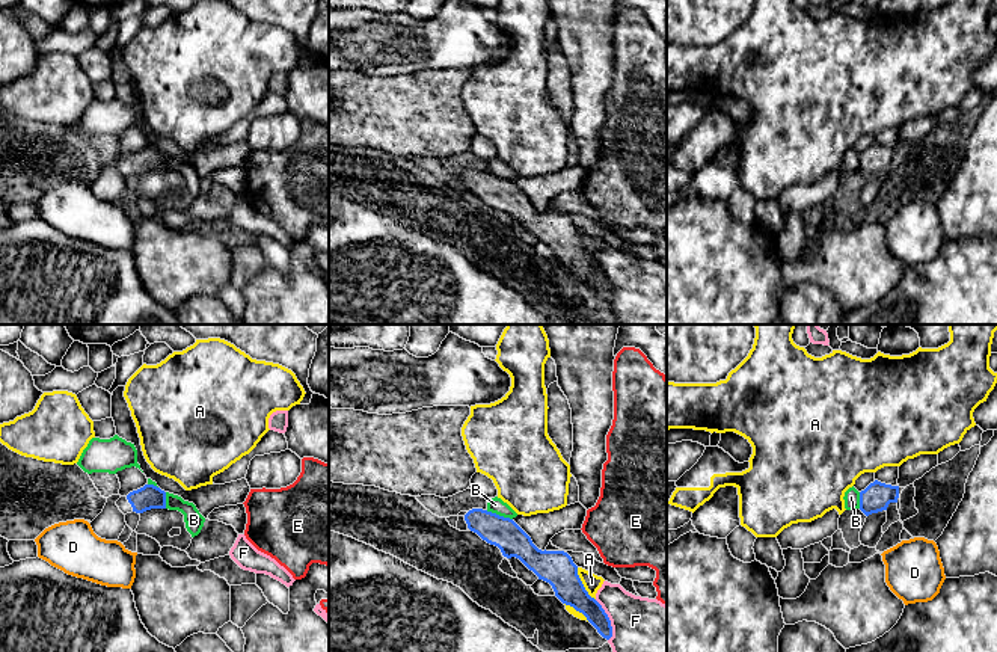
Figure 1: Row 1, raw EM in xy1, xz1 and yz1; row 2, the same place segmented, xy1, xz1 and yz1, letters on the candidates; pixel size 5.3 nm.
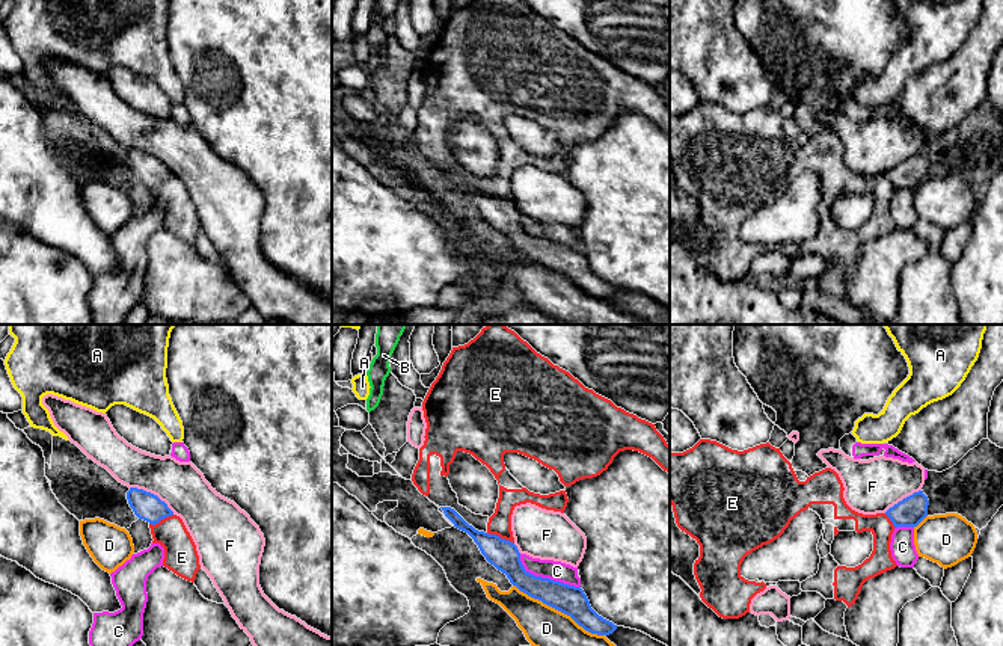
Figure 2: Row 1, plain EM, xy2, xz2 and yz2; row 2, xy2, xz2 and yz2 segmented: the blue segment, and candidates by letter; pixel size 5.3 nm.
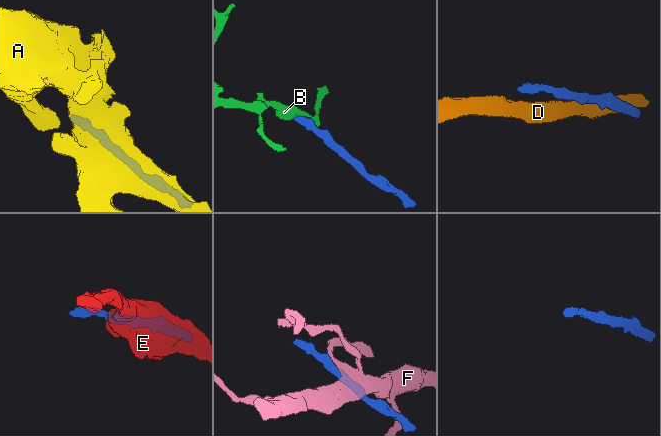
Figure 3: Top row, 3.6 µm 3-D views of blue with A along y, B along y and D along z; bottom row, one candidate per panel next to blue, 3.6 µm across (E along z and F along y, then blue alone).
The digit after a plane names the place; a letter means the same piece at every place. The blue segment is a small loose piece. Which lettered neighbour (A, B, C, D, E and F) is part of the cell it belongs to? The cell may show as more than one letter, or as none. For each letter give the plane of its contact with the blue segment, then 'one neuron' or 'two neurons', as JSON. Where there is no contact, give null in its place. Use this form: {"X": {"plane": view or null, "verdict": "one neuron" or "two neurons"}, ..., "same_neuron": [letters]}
{"A": {"plane": "xz1", "verdict": "two neurons"}, "B": {"plane": "xz1", "verdict": "two neurons"}, "C": {"plane": "xz2", "verdict": "two neurons"}, "D": {"plane": "xz2", "verdict": "two neurons"}, "E": {"plane": "xz2", "verdict": "two neurons"}, "F": {"plane": "xy2", "verdict": "two neurons"}, "same_neuron": []}

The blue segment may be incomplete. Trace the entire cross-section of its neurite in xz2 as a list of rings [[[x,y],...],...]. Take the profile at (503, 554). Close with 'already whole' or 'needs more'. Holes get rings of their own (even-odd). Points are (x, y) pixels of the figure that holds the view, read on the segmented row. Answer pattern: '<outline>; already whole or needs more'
[[[451,507],[440,509],[455,528],[468,533],[474,539],[486,560],[505,574],[510,583],[520,592],[570,616],[591,634],[609,635],[617,629],[617,625],[603,619],[591,608],[581,587],[526,572],[520,561],[520,552],[513,542],[475,530]]]; already whole

